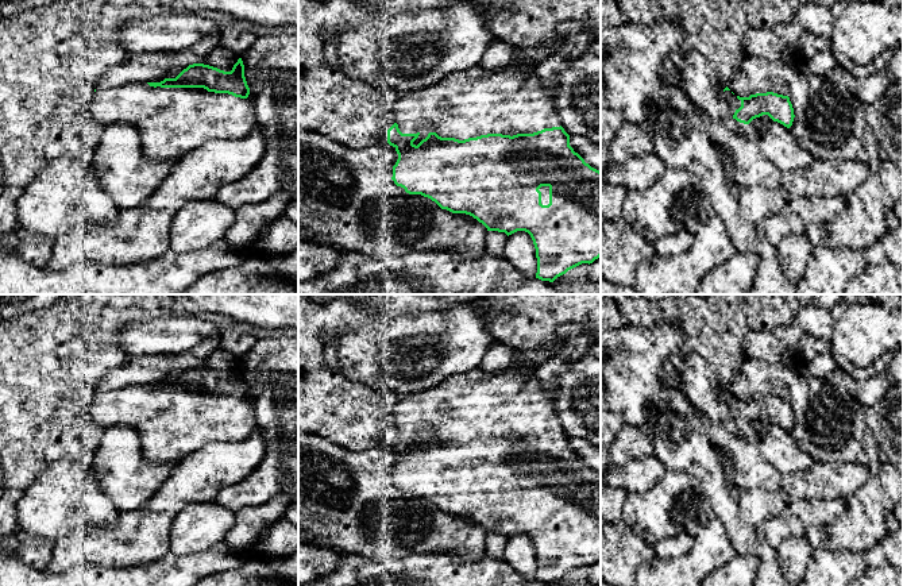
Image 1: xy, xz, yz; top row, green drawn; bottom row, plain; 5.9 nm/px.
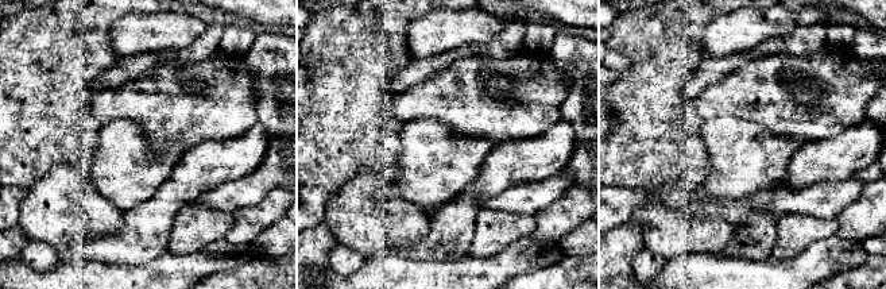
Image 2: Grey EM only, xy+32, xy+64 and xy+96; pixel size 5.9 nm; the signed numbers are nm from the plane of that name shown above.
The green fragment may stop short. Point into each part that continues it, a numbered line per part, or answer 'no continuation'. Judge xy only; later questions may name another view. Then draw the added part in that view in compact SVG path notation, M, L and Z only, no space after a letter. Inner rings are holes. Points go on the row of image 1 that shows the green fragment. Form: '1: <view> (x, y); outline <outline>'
1: xy (172, 122); outline M100 82L92 115L103 126L131 123L151 162L175 162L211 140L239 140L256 127L254 105L228 93L204 88L161 88L127 82L108 88Z

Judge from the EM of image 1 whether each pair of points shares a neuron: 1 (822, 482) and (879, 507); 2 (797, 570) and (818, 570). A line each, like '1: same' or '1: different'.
1: different
2: different

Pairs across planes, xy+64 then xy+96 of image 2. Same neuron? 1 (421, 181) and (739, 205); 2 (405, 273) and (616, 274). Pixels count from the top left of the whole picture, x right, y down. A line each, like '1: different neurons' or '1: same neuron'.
1: different neurons
2: different neurons

